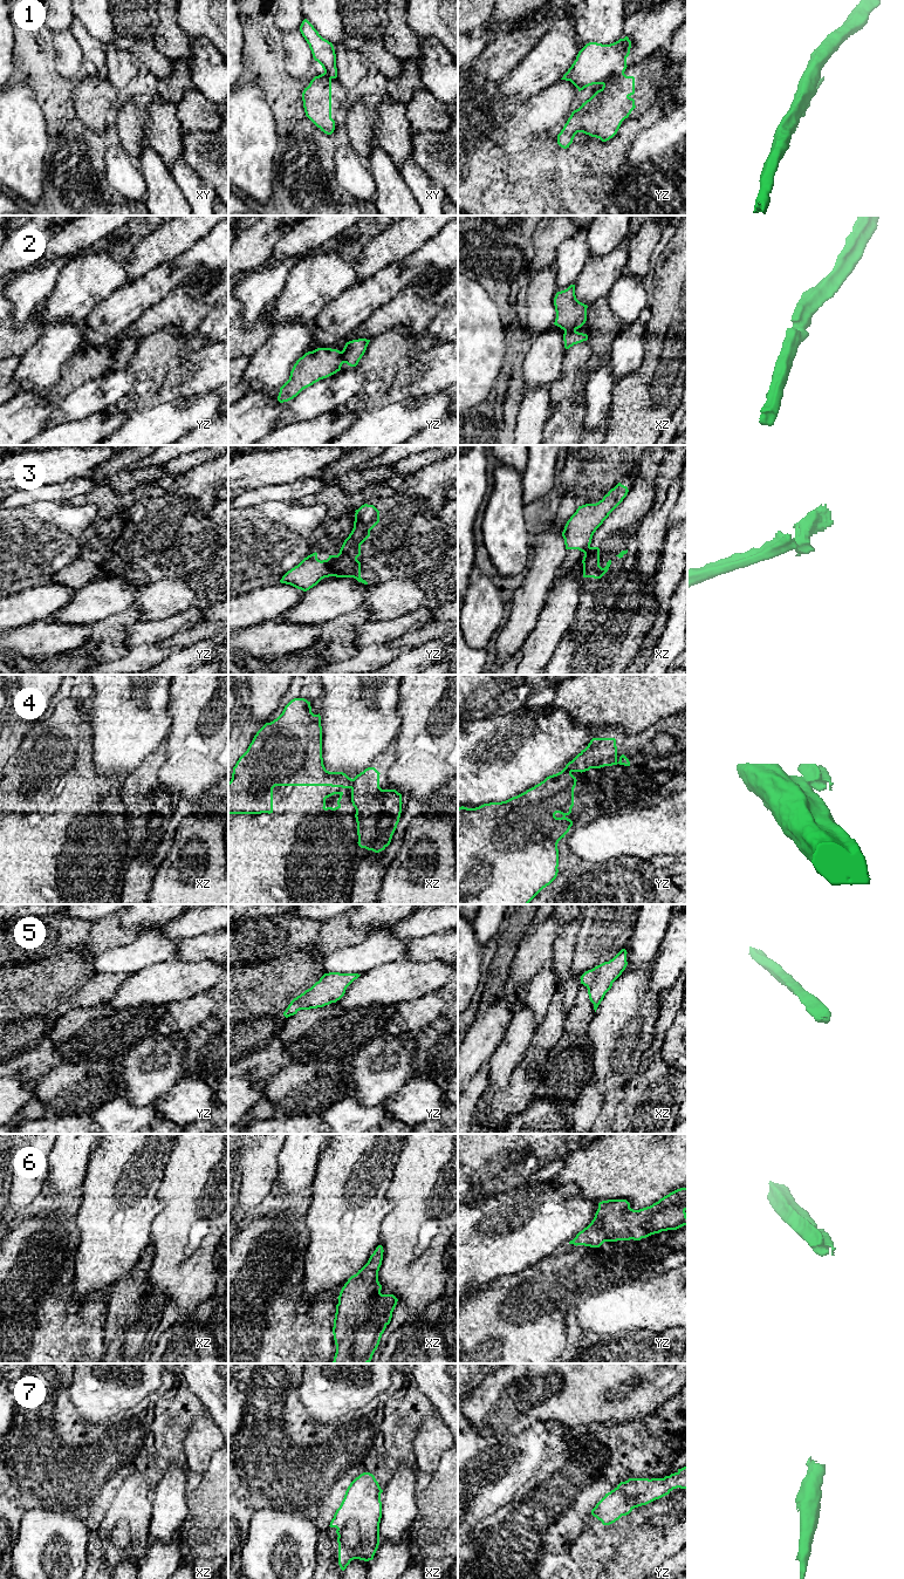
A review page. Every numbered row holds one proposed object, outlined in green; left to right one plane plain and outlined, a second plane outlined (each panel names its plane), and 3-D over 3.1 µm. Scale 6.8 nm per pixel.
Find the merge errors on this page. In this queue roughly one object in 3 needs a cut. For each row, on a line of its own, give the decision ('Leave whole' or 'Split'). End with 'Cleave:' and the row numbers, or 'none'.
1: Split
2: Leave whole
3: Split
4: Split
5: Leave whole
6: Leave whole
7: Leave whole
Cleave: 1, 3, 4

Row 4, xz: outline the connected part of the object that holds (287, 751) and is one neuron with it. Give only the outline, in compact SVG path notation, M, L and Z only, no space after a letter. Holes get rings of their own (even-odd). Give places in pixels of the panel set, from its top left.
M292 699L282 713L266 723L233 767L228 782L228 814L273 813L275 786L331 786L351 788L354 780L343 772L329 772L322 758L321 716L311 712L310 702Z

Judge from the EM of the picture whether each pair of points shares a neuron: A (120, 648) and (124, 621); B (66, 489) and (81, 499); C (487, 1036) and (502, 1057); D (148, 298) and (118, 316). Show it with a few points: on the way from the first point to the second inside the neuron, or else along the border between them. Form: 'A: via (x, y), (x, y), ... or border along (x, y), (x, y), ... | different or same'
A: via (118, 641), (118, 628) | same
B: border along (80, 493), (67, 500) | different
C: border along (508, 1023), (500, 1043), (488, 1061) | different
D: via (141, 298), (137, 298), (125, 309) | same

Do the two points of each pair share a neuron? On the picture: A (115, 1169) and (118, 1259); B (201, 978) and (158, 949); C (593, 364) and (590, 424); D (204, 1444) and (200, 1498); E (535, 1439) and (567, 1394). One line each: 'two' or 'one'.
A: one
B: two
C: two
D: two
E: two

